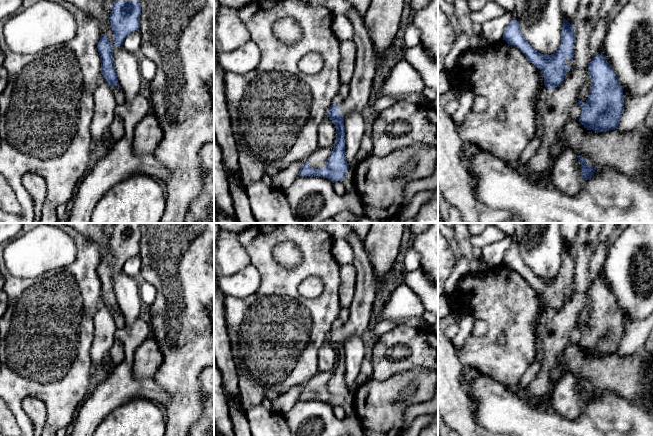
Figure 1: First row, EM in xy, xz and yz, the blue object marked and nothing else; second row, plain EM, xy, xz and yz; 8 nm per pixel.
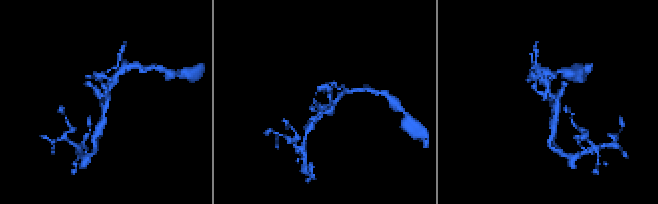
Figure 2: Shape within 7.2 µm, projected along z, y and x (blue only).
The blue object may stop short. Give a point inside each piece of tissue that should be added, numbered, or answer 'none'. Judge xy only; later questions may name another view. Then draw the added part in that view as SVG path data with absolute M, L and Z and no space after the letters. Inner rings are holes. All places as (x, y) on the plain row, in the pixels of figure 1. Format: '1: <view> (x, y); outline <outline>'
1: xy (119, 318); outline M120 310L112 311L111 313L115 320L115 325L117 328L123 328L126 326L124 315Z

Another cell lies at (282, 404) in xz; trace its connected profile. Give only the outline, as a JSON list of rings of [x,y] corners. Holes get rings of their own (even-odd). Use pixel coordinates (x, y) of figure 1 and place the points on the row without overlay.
[[[305,384],[293,387],[287,393],[280,395],[272,400],[273,411],[277,414],[285,414],[299,400],[299,395],[304,389]]]

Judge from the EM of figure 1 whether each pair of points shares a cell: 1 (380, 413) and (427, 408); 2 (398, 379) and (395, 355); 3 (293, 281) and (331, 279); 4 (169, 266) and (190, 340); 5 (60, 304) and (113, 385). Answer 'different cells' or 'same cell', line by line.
1: different cells
2: different cells
3: same cell
4: same cell
5: different cells

